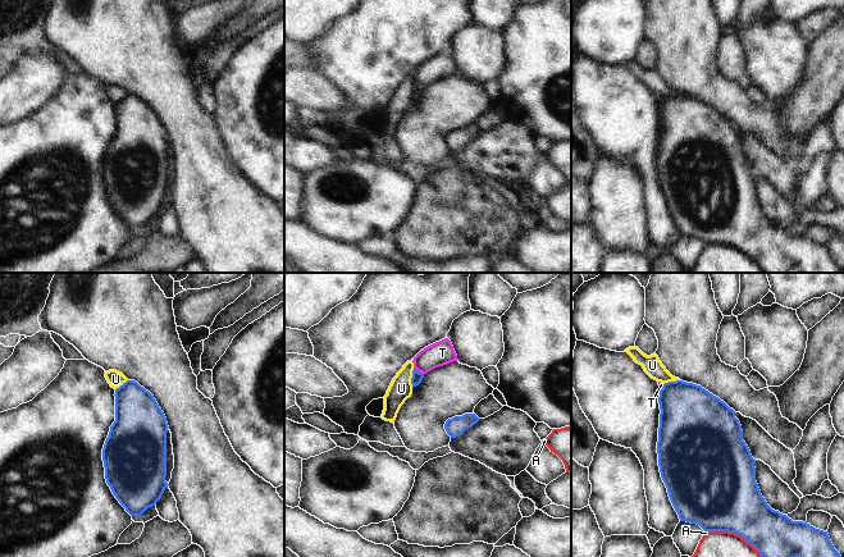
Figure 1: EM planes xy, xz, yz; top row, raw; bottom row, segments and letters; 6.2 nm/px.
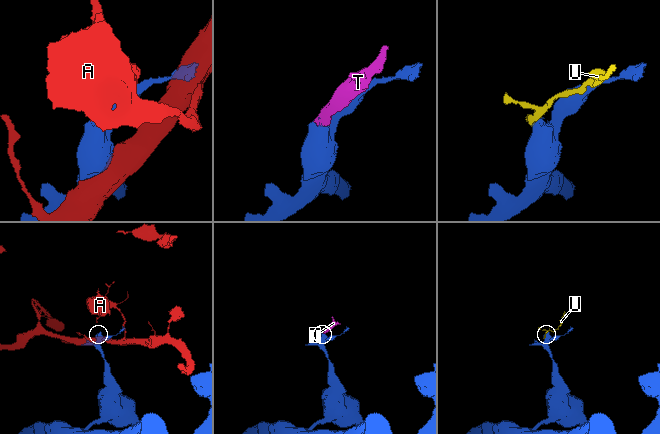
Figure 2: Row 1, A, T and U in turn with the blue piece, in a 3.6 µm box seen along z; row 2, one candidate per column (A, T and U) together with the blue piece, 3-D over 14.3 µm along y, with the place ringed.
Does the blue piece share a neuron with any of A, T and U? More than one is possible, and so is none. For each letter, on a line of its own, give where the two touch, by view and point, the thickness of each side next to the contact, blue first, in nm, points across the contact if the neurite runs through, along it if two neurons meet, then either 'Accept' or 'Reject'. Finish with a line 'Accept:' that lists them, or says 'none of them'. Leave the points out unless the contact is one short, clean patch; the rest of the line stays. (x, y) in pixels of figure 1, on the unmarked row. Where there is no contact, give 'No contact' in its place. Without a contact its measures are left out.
A: Touches blue at yz (735, 246). Thickness 440 nm (blue) against 340 nm. Reject
T: Touches blue at xz (418, 85). Thickness 70 nm (blue) against 150 nm. Path across: xz (418, 90), (418, 85), (433, 69), (442, 65). Accept
U: Touches blue at xz (411, 91). Thickness 70 nm (blue) against 140 nm. Boundary: xz (414, 81), (411, 100). Reject
Accept: T

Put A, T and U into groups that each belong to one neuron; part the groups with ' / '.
A / T / U

